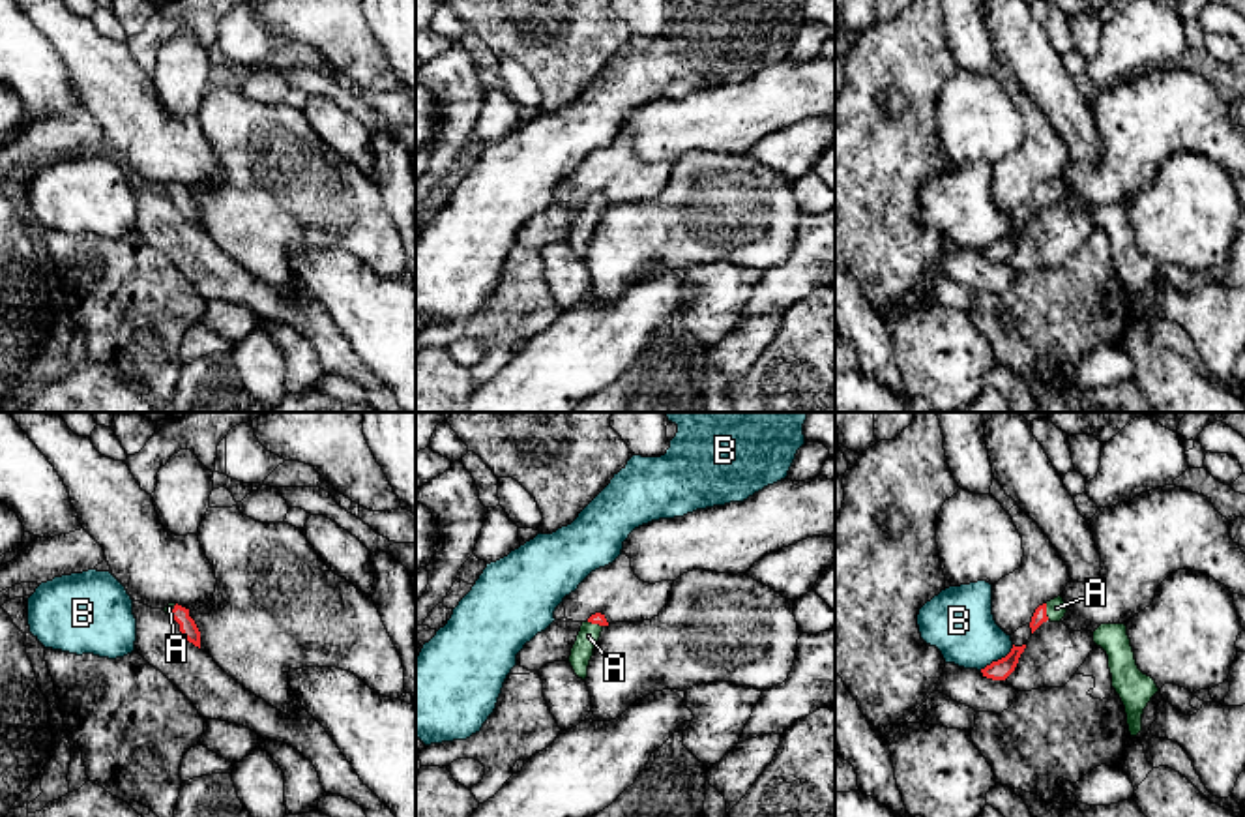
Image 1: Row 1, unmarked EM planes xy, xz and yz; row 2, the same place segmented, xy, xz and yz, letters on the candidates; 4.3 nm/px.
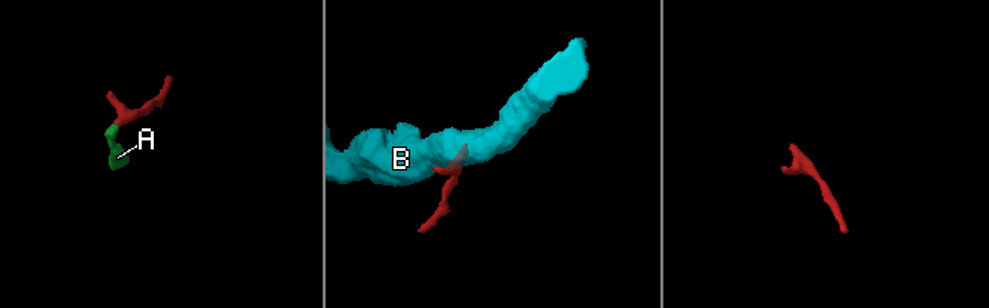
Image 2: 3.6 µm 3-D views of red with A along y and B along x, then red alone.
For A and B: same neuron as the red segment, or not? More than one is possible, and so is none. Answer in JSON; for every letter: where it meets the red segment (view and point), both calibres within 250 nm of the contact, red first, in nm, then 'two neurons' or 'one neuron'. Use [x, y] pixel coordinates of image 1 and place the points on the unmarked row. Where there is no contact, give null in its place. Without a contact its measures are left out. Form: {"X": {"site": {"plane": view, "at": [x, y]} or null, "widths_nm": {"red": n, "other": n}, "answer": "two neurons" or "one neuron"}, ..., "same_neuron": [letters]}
{"A": {"site": {"plane": "yz", "at": [1045, 192]}, "widths_nm": {"red": 60, "other": 90}, "answer": "one neuron"}, "B": {"site": {"plane": "yz", "at": [998, 240]}, "widths_nm": {"red": 90, "other": 300}, "answer": "two neurons"}, "same_neuron": ["A"]}

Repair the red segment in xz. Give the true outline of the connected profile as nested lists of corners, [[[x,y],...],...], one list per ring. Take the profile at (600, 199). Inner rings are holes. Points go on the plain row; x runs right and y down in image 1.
[[[592,195],[586,202],[582,202],[577,221],[571,229],[569,244],[575,255],[582,260],[588,257],[588,245],[605,206],[608,206],[605,195]]]

